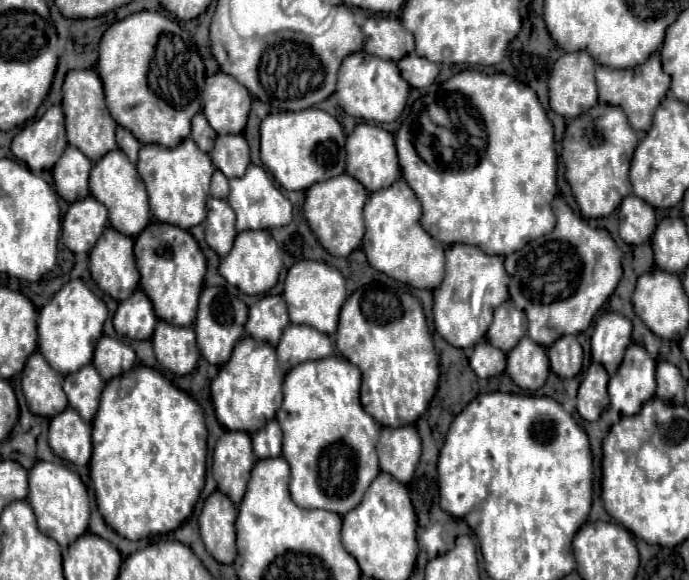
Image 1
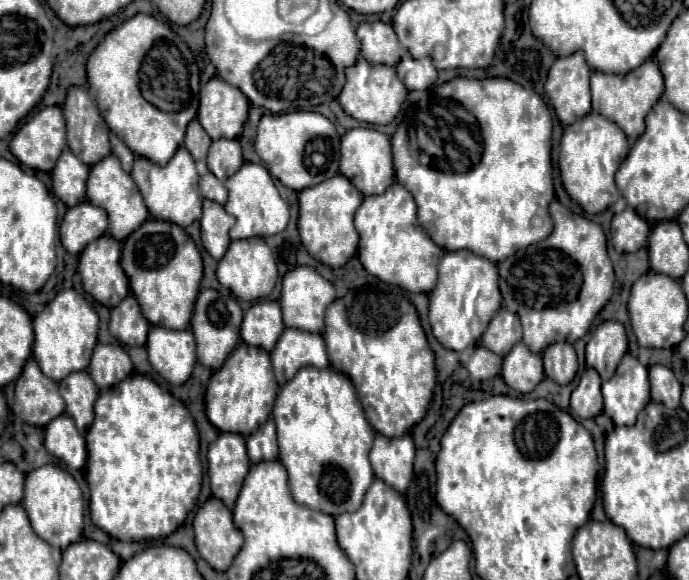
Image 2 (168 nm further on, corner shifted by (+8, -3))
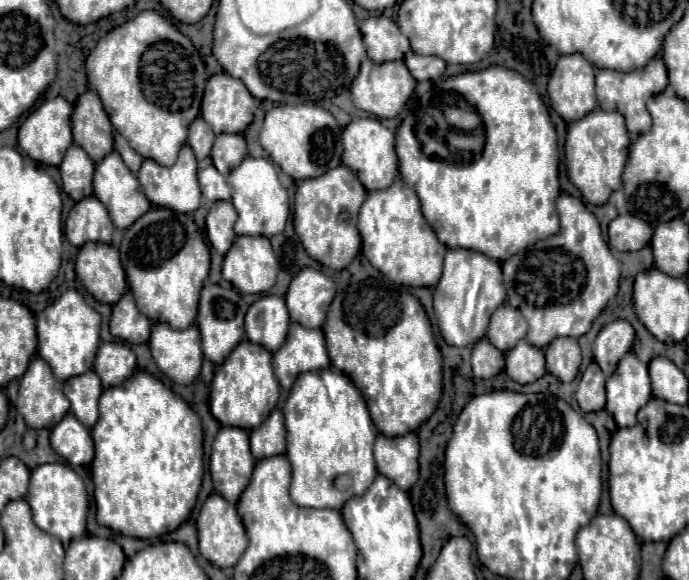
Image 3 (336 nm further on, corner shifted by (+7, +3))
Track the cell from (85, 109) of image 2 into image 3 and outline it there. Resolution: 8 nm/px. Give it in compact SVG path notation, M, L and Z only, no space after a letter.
M92 88L80 94L74 104L72 138L94 162L100 162L112 152L112 124L104 114L100 96Z

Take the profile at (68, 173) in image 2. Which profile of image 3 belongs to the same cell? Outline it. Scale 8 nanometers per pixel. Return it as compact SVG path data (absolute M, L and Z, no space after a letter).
M72 144L66 150L64 160L60 164L60 176L64 192L74 202L92 196L92 174L94 174L94 162L80 146Z

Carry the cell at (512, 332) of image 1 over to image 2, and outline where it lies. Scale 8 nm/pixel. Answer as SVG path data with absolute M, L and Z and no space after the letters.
M501 308L491 320L491 324L487 326L485 334L481 336L481 346L489 348L499 356L505 356L517 342L521 342L519 316Z

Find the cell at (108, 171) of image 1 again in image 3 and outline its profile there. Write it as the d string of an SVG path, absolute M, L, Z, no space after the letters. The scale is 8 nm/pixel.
M112 150L112 154L108 154L108 158L104 158L104 162L96 164L96 174L94 174L92 186L94 186L94 196L100 198L100 202L104 202L104 206L110 212L110 218L118 230L126 230L128 226L132 226L132 222L136 222L136 218L140 218L140 214L146 214L150 210L150 202L144 196L136 174L126 168L126 164L122 162L122 158L116 150Z

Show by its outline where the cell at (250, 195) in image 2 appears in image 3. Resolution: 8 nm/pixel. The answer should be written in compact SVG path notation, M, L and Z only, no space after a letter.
M246 156L236 170L228 176L228 184L234 188L234 208L238 212L238 220L234 224L234 232L240 234L260 234L260 236L274 236L280 234L286 226L290 214L290 200L286 188L280 184L274 164L266 158L252 158Z

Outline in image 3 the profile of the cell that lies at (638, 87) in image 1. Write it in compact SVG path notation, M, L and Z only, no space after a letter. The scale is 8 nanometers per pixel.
M652 58L652 62L648 62L648 66L640 68L640 70L632 70L632 72L616 72L616 70L596 70L596 98L598 98L598 106L602 110L616 110L620 114L624 114L626 118L626 126L630 136L640 136L644 132L650 130L652 118L646 110L646 100L654 94L660 94L668 84L666 78L666 66L662 62L662 58Z

